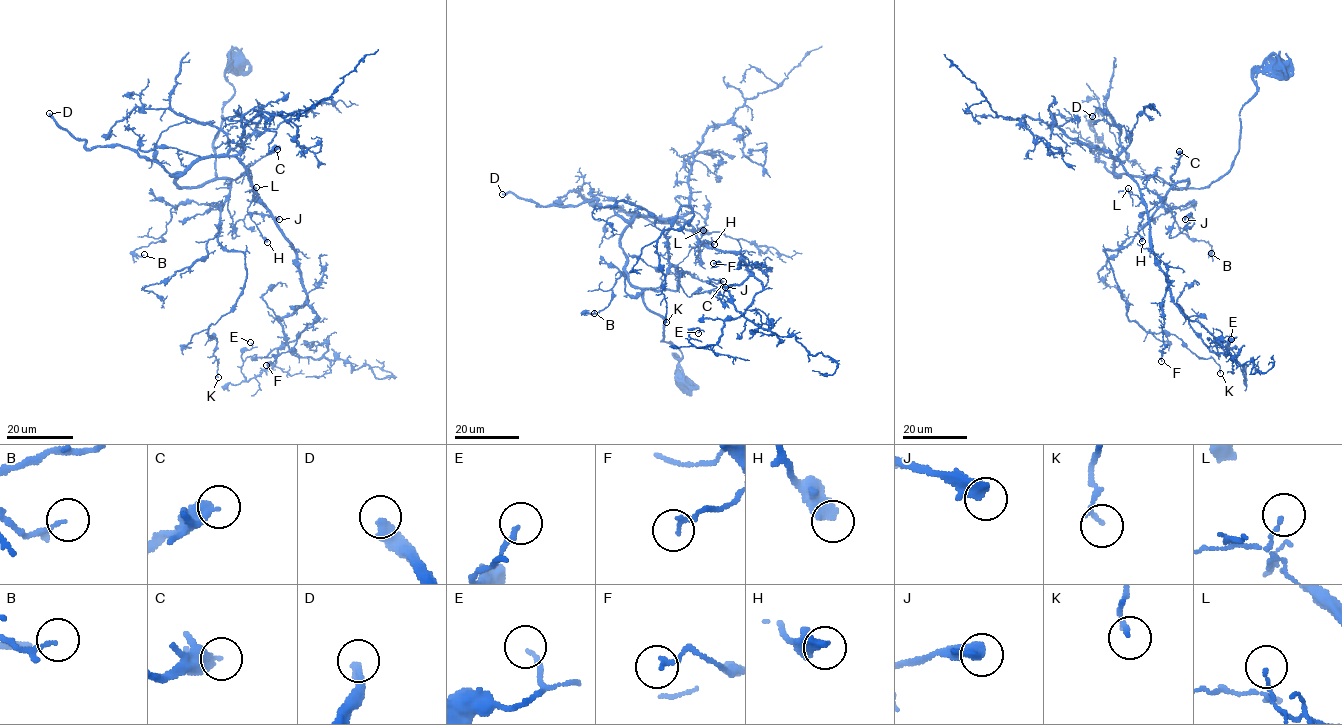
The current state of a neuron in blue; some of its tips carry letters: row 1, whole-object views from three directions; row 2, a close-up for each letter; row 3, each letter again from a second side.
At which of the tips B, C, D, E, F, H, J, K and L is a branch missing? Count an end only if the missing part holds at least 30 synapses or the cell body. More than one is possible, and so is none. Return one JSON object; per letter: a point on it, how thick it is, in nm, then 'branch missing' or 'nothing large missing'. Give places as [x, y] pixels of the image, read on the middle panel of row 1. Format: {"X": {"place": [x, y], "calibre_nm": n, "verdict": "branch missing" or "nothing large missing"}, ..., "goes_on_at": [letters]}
{"B": {"place": [594, 313], "calibre_nm": 100, "verdict": "nothing large missing"}, "C": {"place": [723, 281], "calibre_nm": 500, "verdict": "nothing large missing"}, "D": {"place": [502, 194], "calibre_nm": 380, "verdict": "branch missing"}, "E": {"place": [698, 333], "calibre_nm": 150, "verdict": "nothing large missing"}, "F": {"place": [713, 263], "calibre_nm": 140, "verdict": "nothing large missing"}, "H": {"place": [714, 244], "calibre_nm": 440, "verdict": "nothing large missing"}, "J": {"place": [725, 287], "calibre_nm": 400, "verdict": "nothing large missing"}, "K": {"place": [666, 322], "calibre_nm": 160, "verdict": "nothing large missing"}, "L": {"place": [703, 230], "calibre_nm": 110, "verdict": "nothing large missing"}, "goes_on_at": ["D"]}

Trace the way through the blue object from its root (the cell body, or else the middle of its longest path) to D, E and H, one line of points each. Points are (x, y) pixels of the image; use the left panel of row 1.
D: (238, 65), (225, 72), (235, 93), (214, 142), (216, 177), (195, 187), (123, 146), (87, 149), (49, 113)
E: (238, 65), (216, 177), (171, 175), (234, 156), (295, 254), (317, 320), (247, 381), (250, 342)
H: (238, 65), (225, 72), (235, 93), (214, 142), (216, 177), (178, 187), (171, 175), (234, 156), (267, 242)

